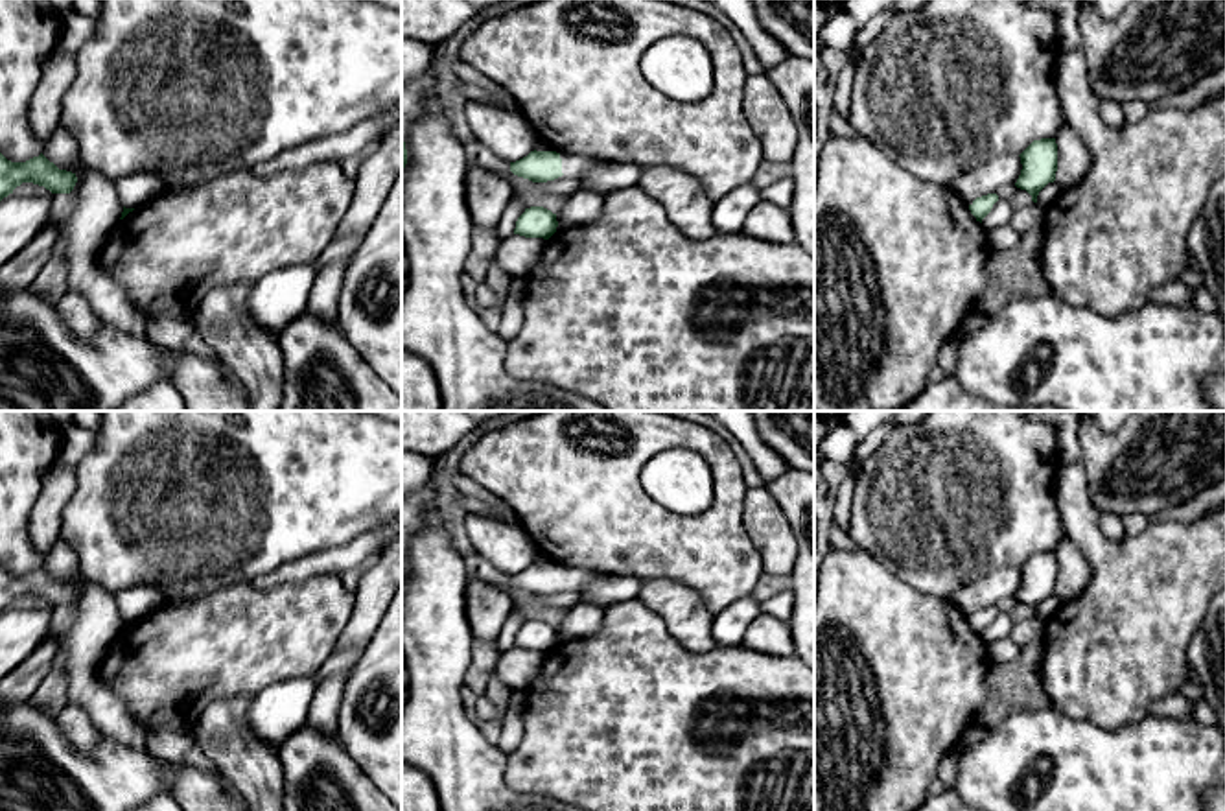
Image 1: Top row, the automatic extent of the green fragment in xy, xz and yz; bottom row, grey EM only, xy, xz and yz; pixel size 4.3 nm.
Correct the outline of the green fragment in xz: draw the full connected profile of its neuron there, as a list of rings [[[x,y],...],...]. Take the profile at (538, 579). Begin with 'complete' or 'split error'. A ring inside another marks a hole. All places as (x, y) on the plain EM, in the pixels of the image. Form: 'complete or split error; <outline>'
split error; [[[531,564],[527,570],[510,575],[510,584],[532,595],[554,594],[562,588],[578,592],[593,584],[599,577],[612,577],[589,568]]]

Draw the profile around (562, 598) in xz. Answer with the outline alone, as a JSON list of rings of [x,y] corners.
[[[566,588],[547,594],[547,595],[536,595],[538,605],[551,606],[551,608],[569,608],[575,603],[578,603],[577,592],[569,592]]]

